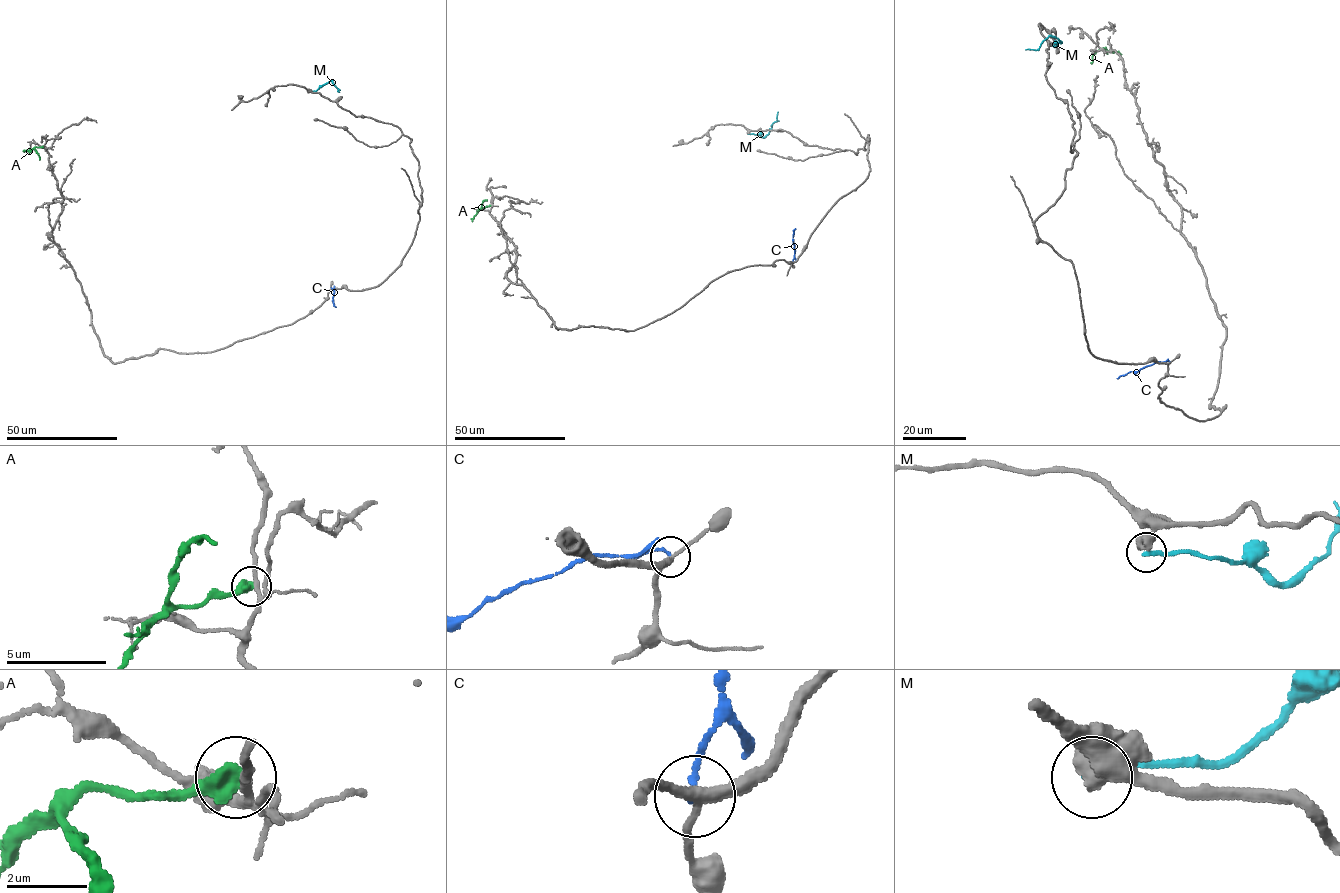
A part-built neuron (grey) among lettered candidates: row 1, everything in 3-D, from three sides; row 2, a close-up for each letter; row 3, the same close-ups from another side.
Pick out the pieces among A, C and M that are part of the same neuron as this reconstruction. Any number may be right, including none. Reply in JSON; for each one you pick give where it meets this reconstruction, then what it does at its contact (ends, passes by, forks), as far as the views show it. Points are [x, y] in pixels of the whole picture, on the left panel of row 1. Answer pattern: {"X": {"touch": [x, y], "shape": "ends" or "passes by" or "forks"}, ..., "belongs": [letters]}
{"belongs": []}

